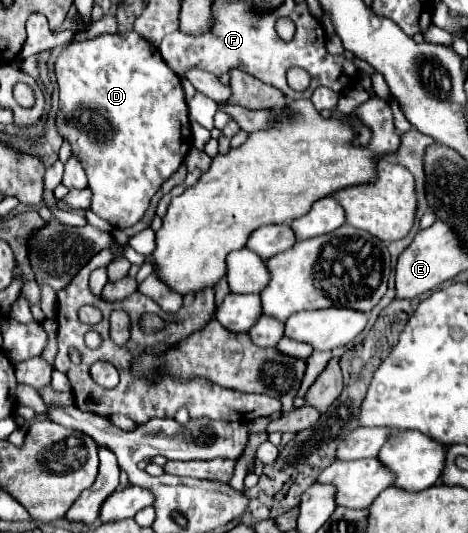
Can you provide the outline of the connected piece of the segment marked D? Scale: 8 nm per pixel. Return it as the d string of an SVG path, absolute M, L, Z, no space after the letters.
M136 31L104 33L94 39L70 41L54 63L54 75L60 87L56 129L62 139L72 145L72 155L80 159L88 175L92 189L90 209L114 229L132 227L142 219L162 183L182 165L192 145L188 105L178 75Z

